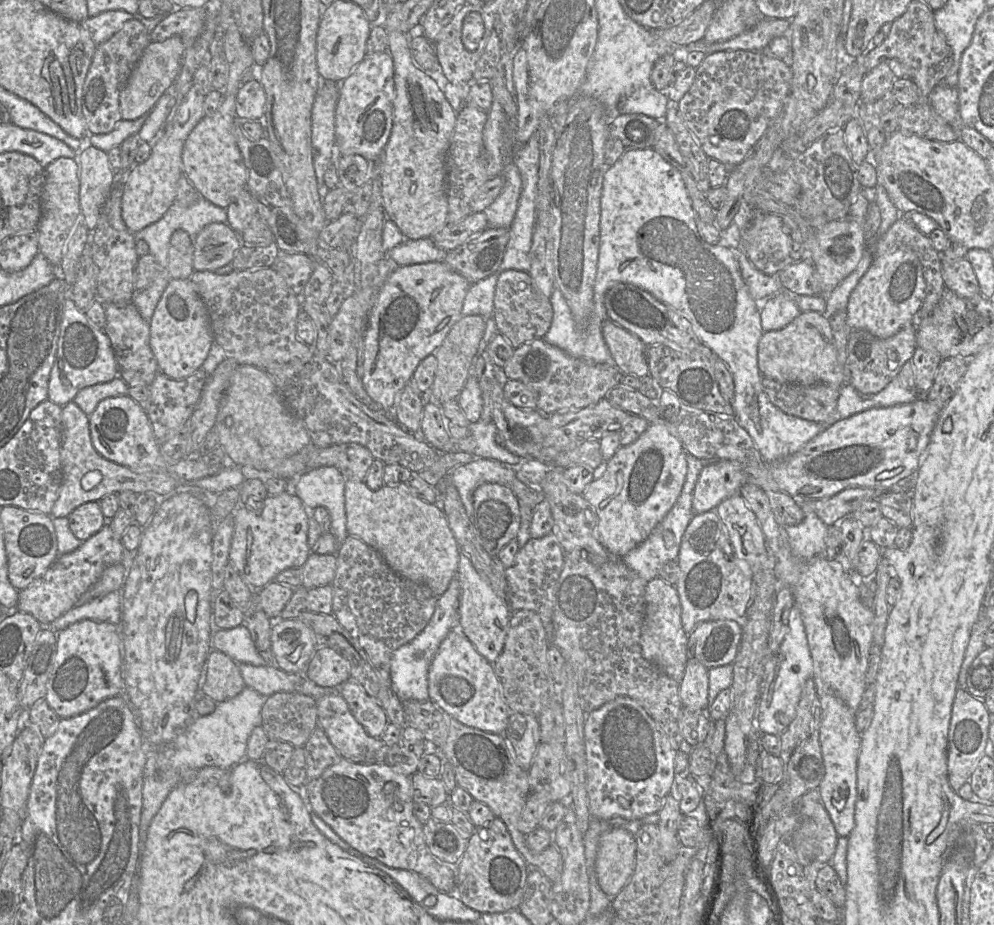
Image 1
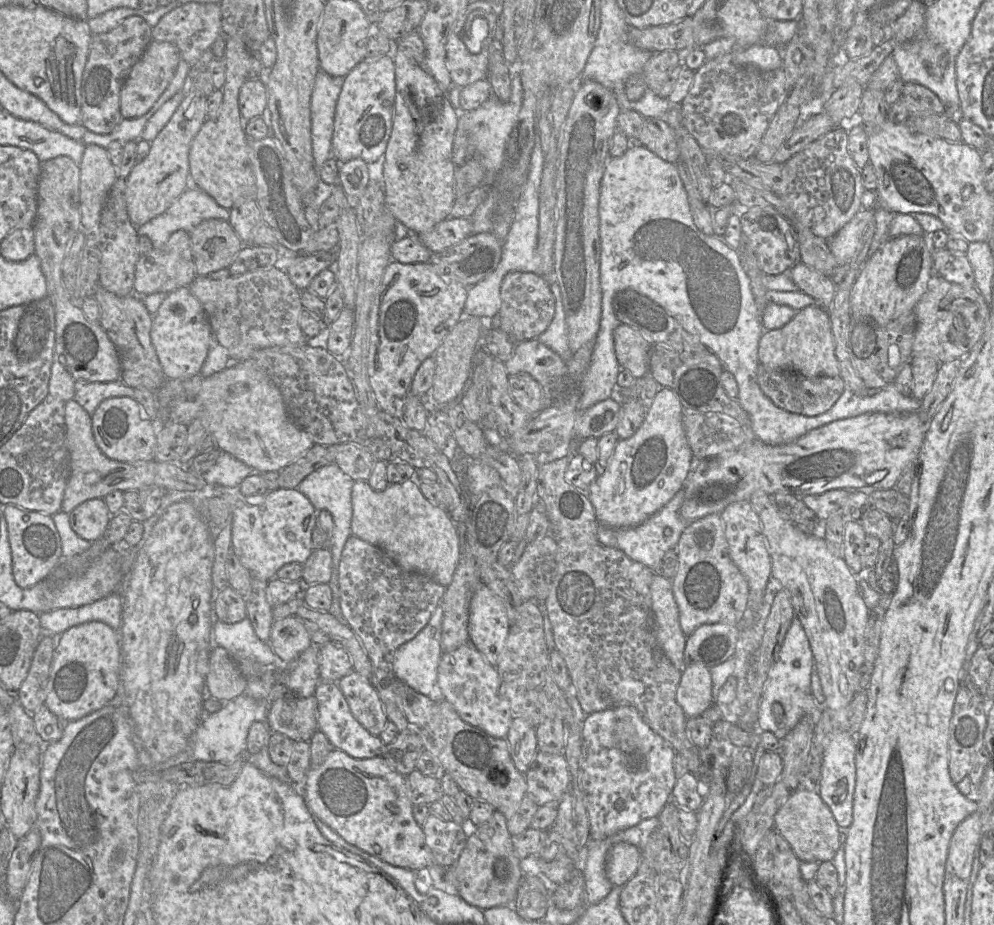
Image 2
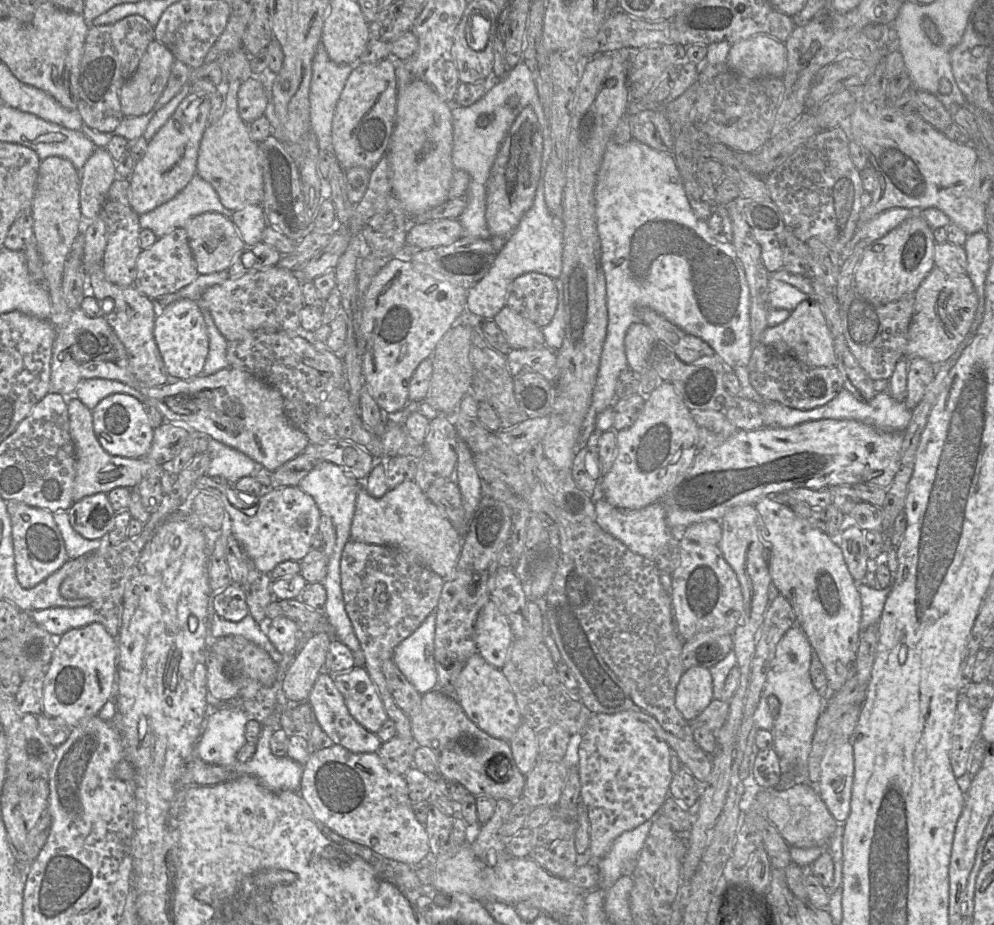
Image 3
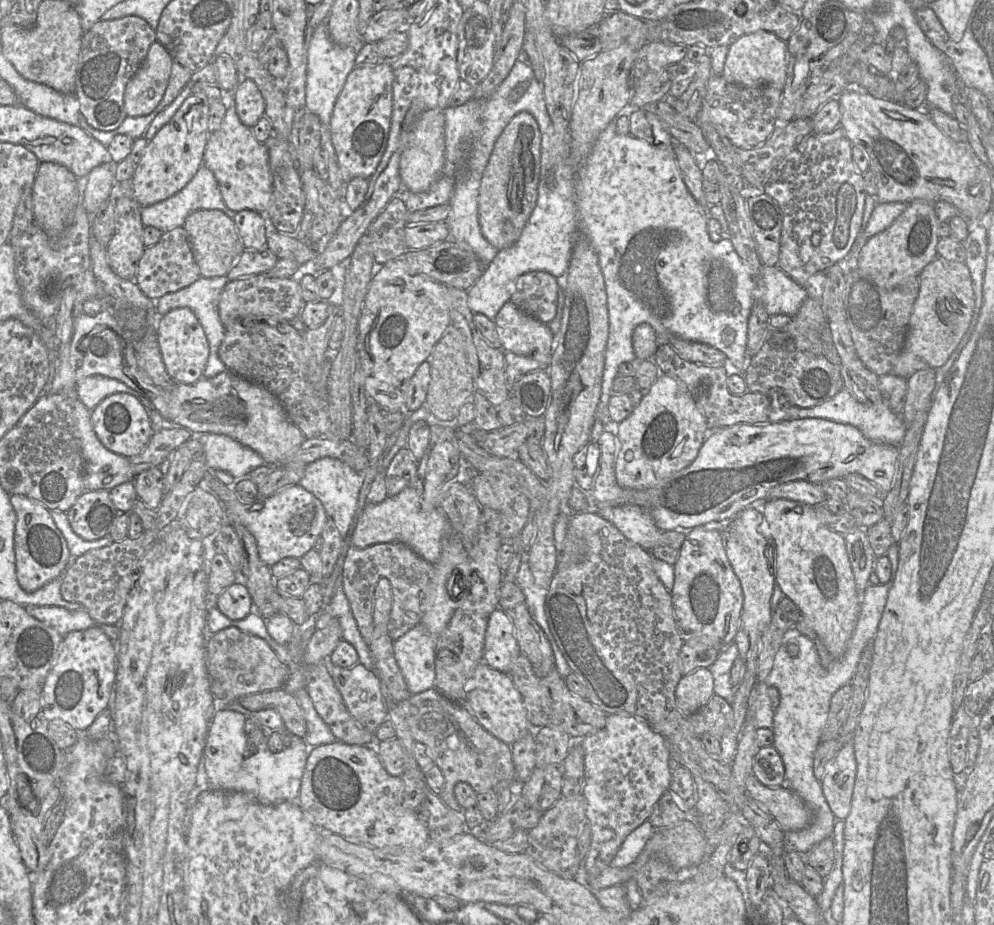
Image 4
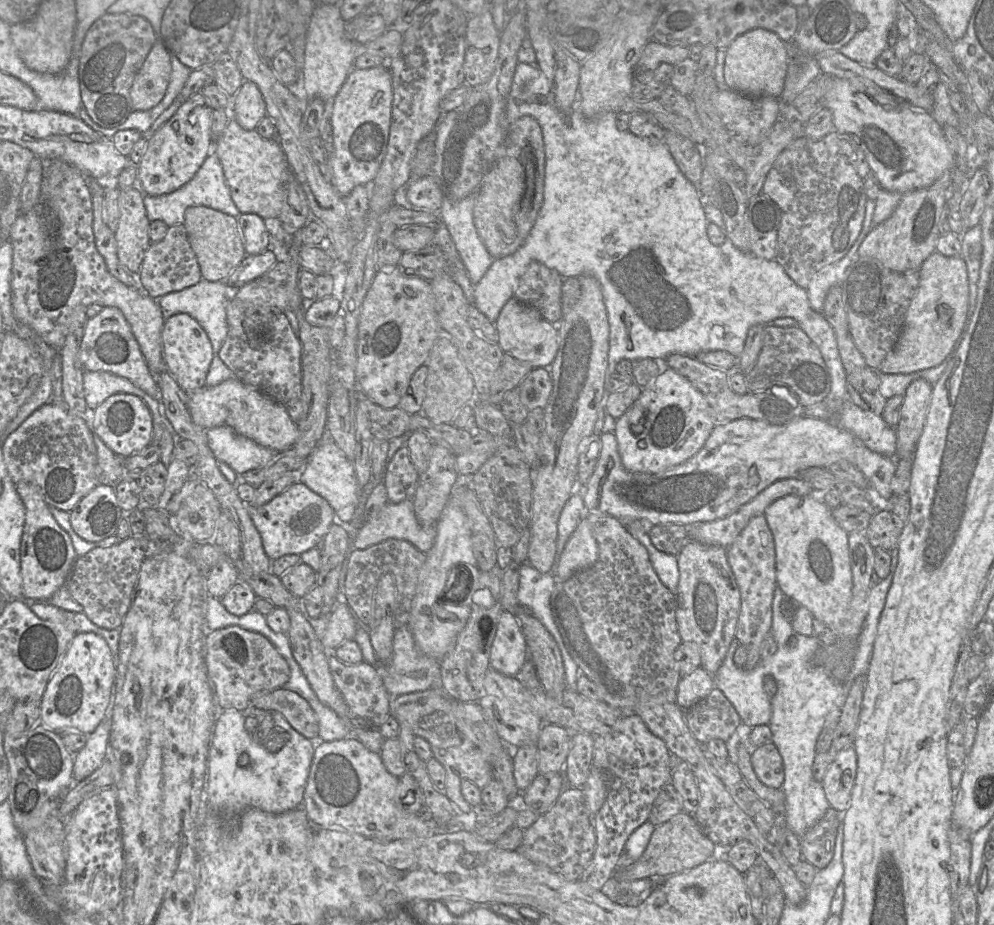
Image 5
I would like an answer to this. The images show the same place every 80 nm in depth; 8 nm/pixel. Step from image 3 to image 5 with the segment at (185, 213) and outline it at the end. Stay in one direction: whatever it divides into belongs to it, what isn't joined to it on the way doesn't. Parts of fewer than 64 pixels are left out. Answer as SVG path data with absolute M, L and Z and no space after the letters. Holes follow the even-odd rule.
M213 149L206 157L195 176L184 186L169 194L159 196L150 196L146 194L142 190L137 176L132 186L142 194L144 207L149 221L161 220L165 222L168 227L183 224L185 211L187 208L192 206L206 206L231 215L235 218L241 214L231 198L230 190L224 177L222 165Z

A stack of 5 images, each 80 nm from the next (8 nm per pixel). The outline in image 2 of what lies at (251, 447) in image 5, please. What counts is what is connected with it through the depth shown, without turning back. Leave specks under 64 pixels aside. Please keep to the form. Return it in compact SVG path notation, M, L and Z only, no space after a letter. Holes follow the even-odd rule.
M221 451L216 463L202 476L208 486L239 487L241 482L252 475L253 468Z

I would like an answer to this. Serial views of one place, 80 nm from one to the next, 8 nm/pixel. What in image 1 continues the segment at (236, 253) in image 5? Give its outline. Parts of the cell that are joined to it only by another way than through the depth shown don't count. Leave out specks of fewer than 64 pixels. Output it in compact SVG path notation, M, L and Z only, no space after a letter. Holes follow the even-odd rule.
M211 223L205 226L193 244L194 271L216 271L232 264L241 247L236 233L228 223Z

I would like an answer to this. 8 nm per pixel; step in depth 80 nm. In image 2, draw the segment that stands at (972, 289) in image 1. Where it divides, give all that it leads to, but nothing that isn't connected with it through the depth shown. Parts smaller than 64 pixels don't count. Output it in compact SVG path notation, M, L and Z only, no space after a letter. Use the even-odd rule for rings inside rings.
M947 248L933 249L933 270L948 282L963 286L975 286L972 266L966 253Z

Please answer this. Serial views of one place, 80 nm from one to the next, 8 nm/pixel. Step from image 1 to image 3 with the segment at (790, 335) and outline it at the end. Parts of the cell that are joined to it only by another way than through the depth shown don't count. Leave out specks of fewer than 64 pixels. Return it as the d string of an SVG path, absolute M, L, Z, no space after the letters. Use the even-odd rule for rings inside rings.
M814 298L802 301L783 323L767 327L761 336L761 342L777 353L790 354L812 367L836 366L834 340L823 311Z

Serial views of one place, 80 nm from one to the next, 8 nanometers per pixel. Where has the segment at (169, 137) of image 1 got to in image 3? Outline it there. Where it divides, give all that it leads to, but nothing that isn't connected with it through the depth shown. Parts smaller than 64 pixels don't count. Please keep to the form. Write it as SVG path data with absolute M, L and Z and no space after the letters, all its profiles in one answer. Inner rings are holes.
M191 91L149 141L143 158L136 162L129 177L129 202L139 216L173 199L197 173L199 146L209 125L209 111L209 97Z

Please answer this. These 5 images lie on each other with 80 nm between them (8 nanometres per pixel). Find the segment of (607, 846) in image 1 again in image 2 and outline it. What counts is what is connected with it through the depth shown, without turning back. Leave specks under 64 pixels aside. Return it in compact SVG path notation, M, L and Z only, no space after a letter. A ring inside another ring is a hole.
M627 842L614 844L606 860L606 876L616 887L623 887L633 877L640 863L640 849Z

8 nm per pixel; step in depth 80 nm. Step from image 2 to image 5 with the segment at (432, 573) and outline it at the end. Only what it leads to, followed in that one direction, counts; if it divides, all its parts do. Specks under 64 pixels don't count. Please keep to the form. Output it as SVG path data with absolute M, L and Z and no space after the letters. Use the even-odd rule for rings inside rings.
M406 499L399 503L388 502L365 519L356 531L354 548L363 550L394 538L406 540L426 554L432 548L435 537L435 525L419 524L413 499Z

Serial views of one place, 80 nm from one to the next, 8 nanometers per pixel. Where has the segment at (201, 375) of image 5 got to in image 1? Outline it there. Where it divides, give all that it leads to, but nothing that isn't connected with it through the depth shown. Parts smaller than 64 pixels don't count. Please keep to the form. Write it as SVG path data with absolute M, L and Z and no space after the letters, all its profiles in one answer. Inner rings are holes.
M191 279L170 280L149 326L149 345L162 374L174 380L181 380L202 367L214 337L206 307Z

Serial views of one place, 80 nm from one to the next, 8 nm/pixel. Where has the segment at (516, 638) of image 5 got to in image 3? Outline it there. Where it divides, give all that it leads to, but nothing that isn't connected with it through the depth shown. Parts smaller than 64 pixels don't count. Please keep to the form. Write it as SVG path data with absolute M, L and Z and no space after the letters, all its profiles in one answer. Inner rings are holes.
M490 599L480 611L475 623L478 653L492 666L501 669L514 640L508 618L497 603Z

